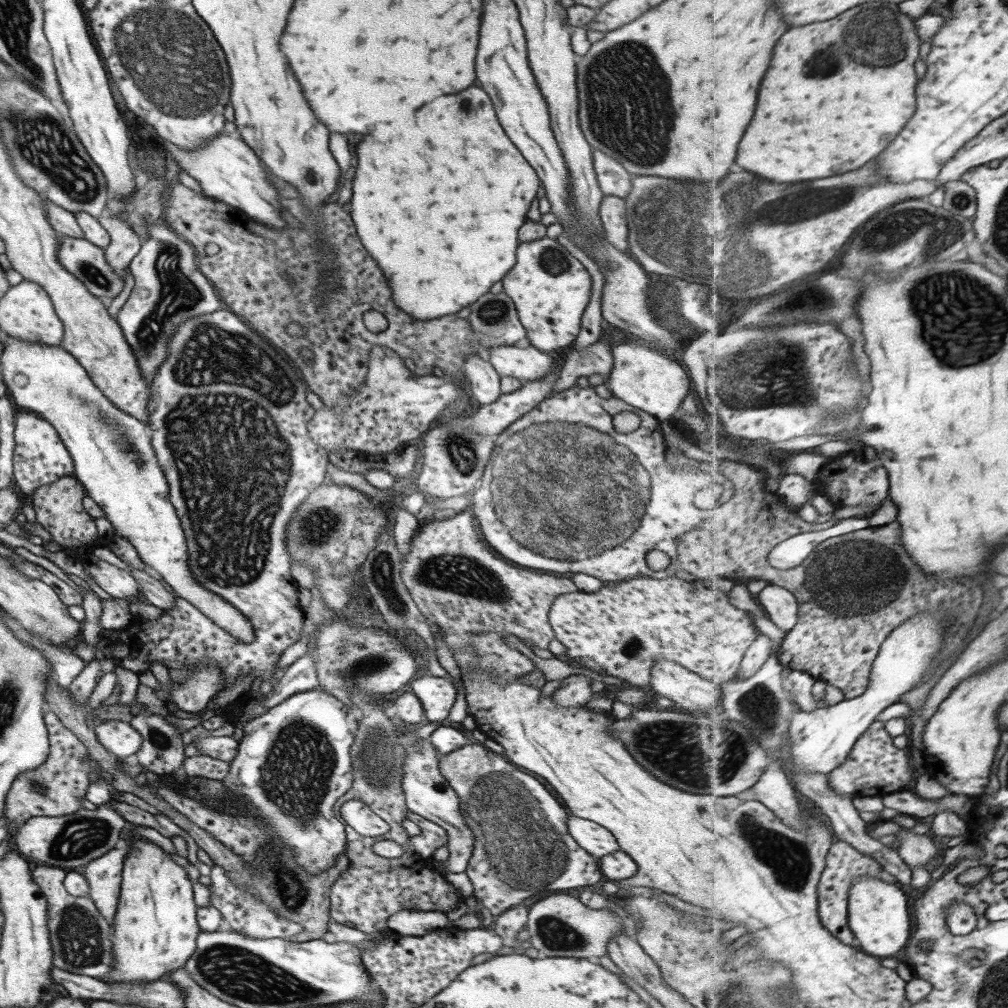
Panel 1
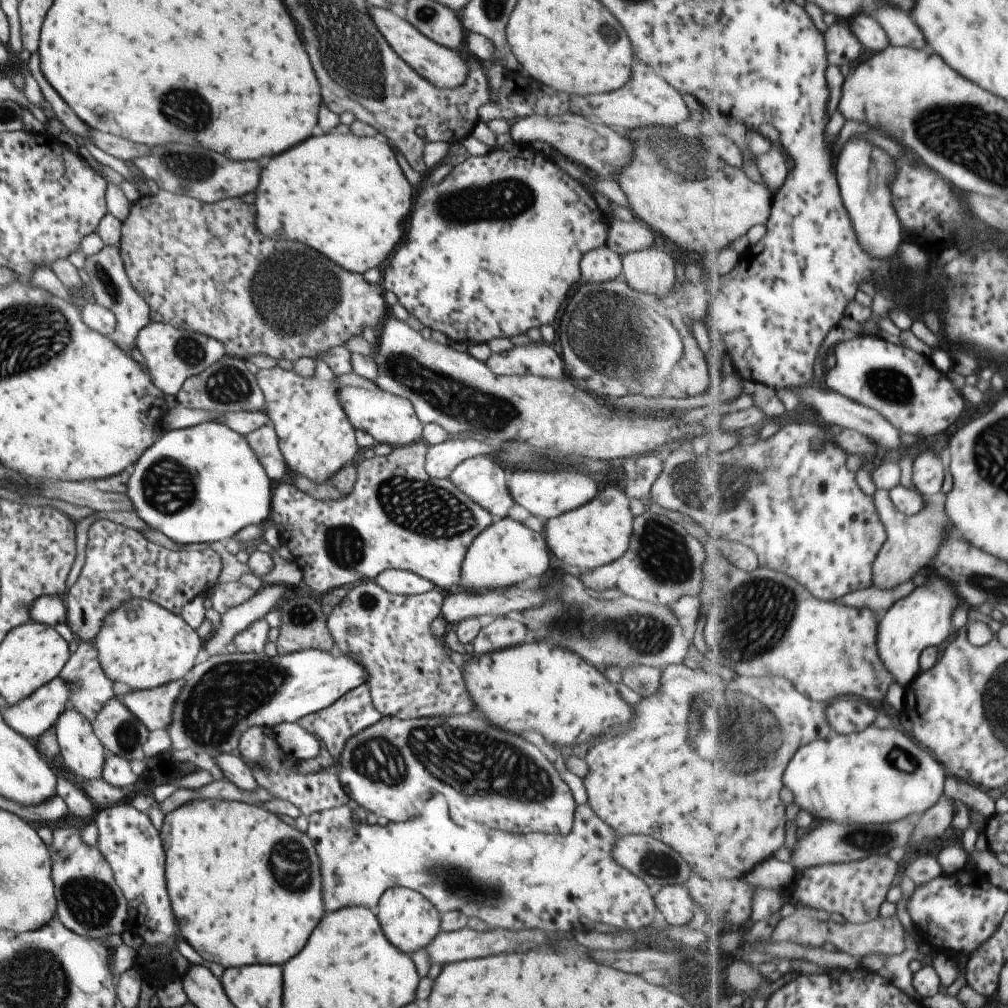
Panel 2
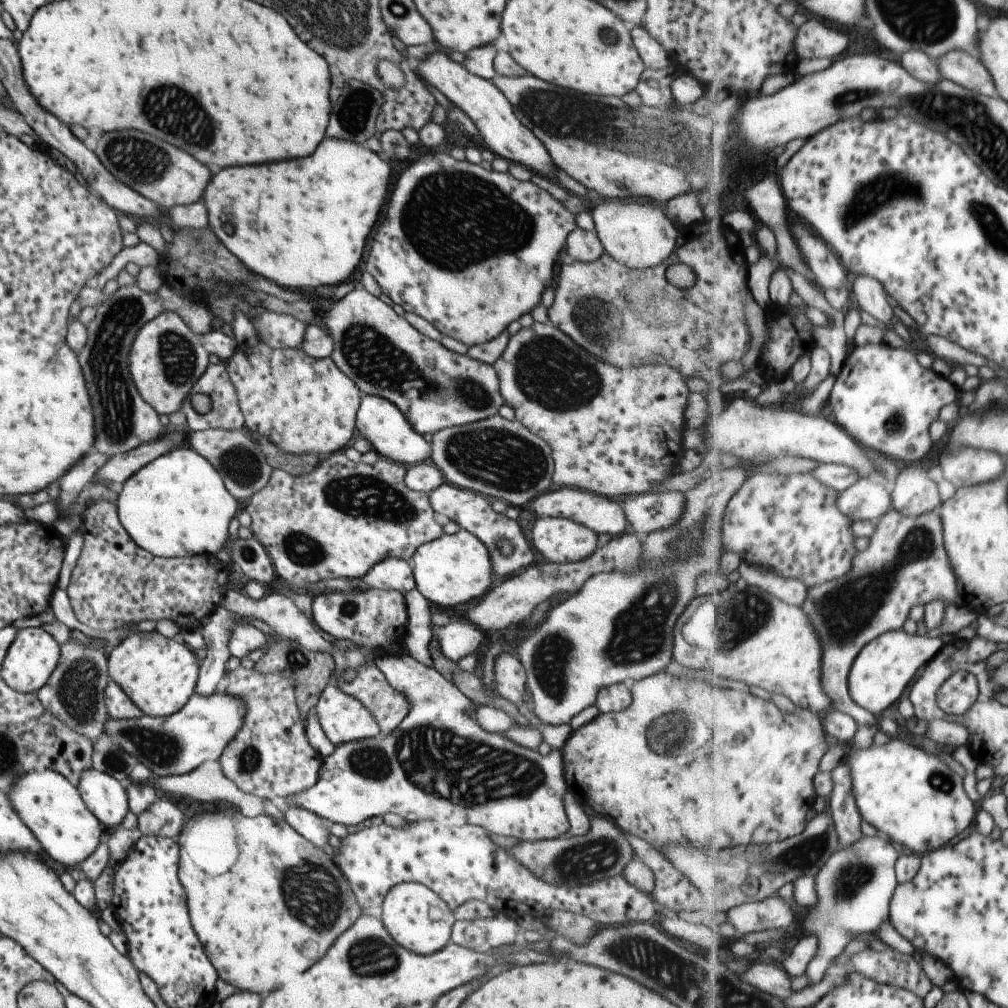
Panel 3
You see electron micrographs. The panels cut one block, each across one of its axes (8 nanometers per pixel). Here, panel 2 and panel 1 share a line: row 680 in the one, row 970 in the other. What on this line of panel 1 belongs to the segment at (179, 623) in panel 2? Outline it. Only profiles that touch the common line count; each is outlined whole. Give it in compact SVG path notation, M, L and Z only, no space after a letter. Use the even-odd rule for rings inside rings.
M139 838L129 842L122 862L120 893L111 924L111 960L113 965L102 980L108 983L148 983L164 980L171 972L183 970L185 962L193 956L195 940L200 928L196 923L190 878L183 867L175 864L158 844Z

